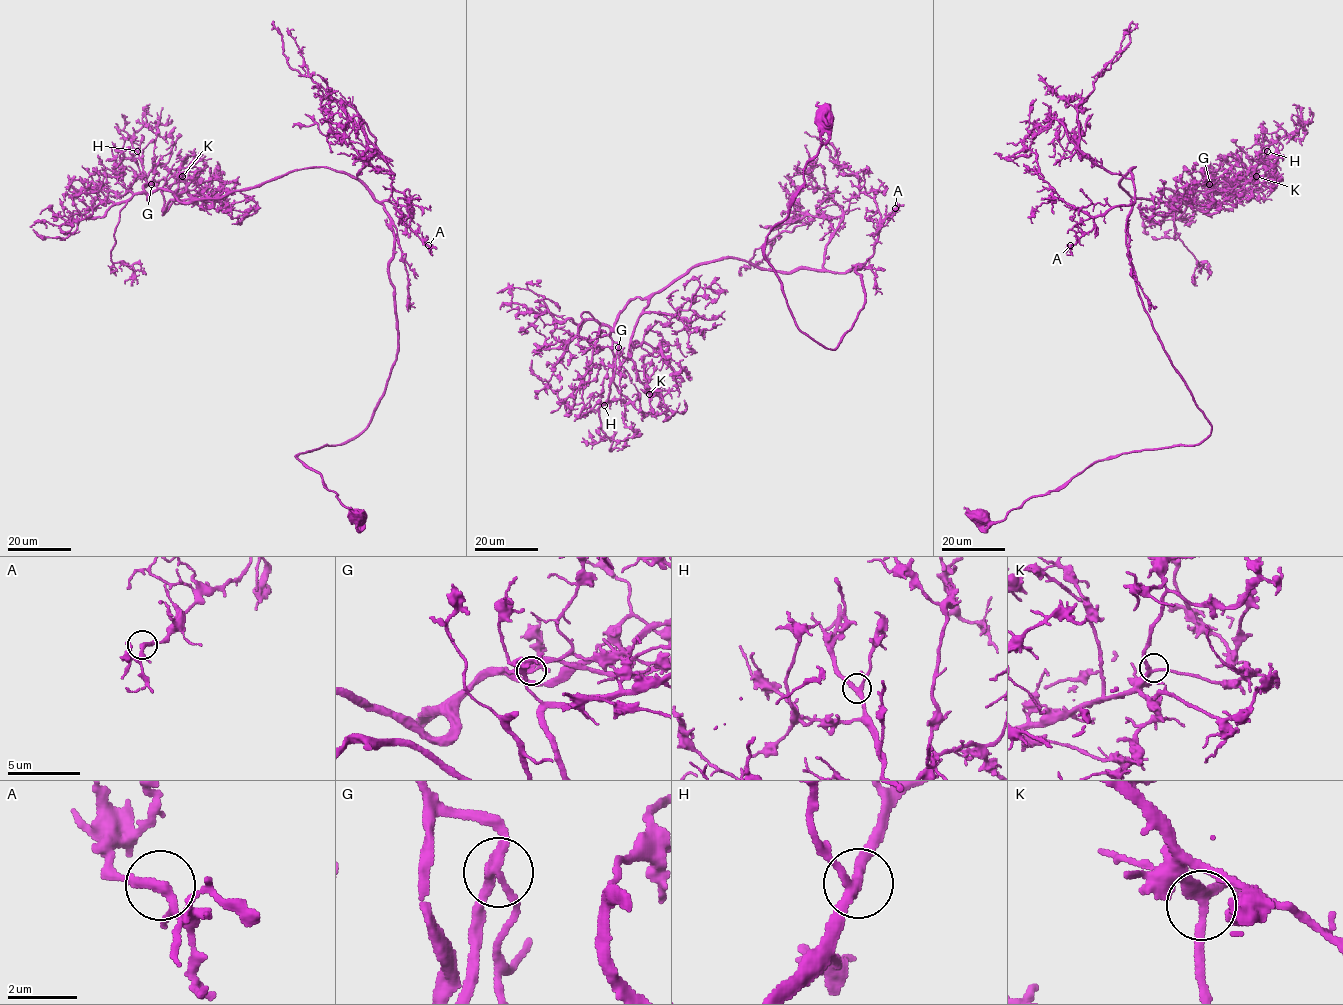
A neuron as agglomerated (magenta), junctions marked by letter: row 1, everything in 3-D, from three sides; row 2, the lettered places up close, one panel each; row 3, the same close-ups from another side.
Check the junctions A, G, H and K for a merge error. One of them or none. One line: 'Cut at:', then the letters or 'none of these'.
Cut at: none of these

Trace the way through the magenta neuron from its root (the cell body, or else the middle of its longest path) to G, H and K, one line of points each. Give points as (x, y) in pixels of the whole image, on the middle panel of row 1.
G: (823, 115), (764, 256), (795, 325), (838, 346), (865, 301), (861, 264), (722, 258), (633, 298), (618, 347)
H: (823, 115), (764, 256), (795, 325), (838, 346), (865, 301), (861, 264), (698, 263), (620, 313), (604, 405)
K: (823, 115), (764, 256), (800, 330), (834, 350), (852, 327), (861, 264), (698, 263), (634, 329), (649, 394)

